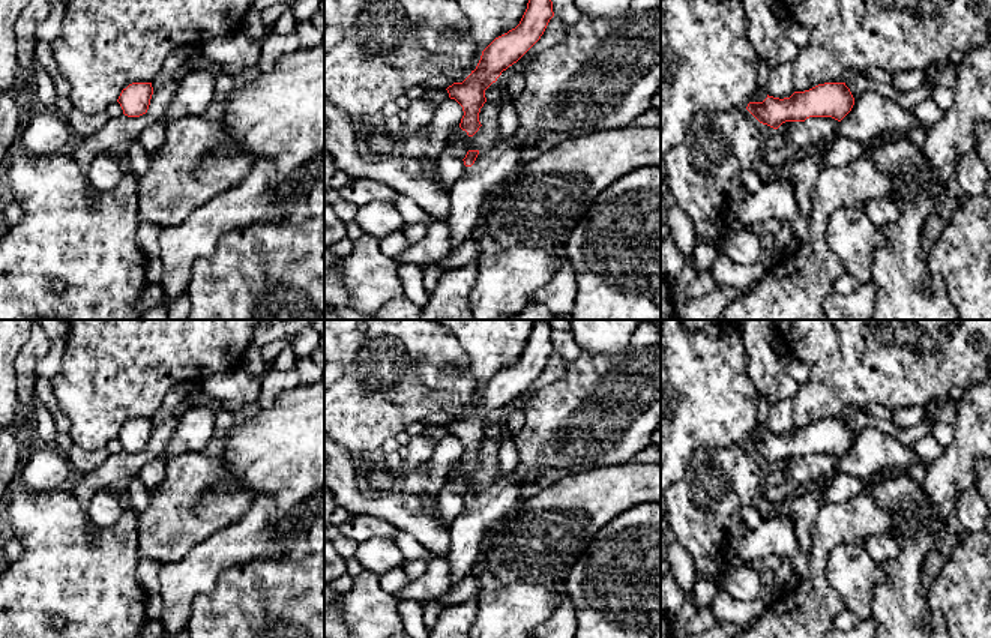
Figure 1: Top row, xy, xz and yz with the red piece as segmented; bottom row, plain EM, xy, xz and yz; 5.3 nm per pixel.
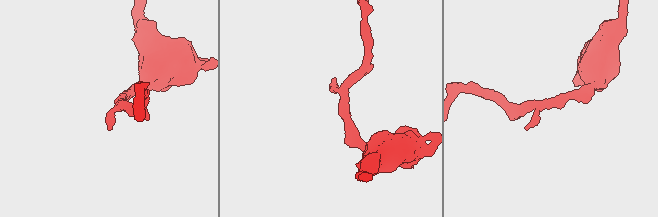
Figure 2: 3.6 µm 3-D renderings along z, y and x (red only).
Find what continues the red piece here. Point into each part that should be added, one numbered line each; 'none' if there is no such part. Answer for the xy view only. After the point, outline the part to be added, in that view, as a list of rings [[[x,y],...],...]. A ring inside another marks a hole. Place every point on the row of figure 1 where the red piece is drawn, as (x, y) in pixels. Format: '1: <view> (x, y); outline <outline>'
none

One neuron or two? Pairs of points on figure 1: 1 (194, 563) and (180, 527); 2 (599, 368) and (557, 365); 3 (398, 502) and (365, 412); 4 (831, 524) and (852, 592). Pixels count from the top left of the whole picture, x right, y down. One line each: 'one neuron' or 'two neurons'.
1: two neurons
2: two neurons
3: two neurons
4: two neurons

